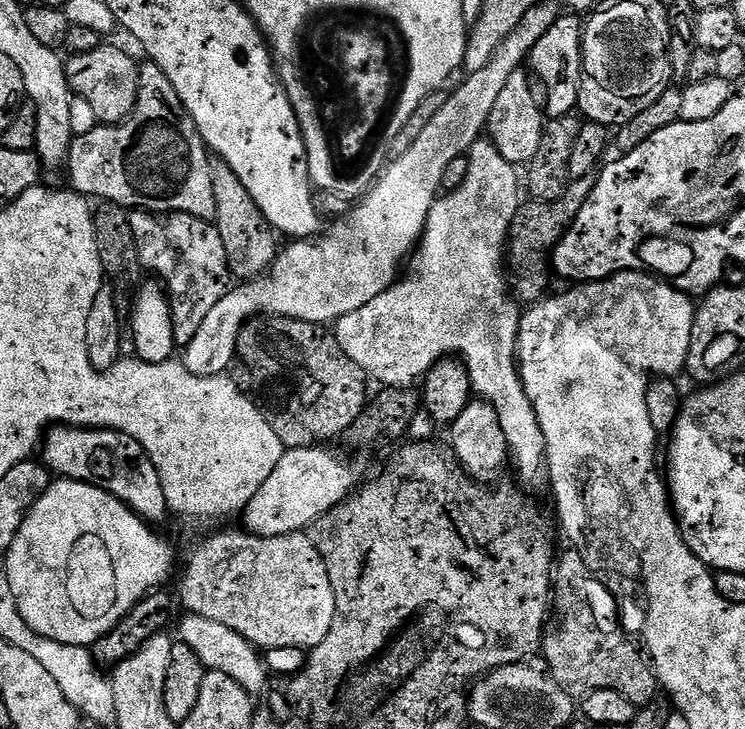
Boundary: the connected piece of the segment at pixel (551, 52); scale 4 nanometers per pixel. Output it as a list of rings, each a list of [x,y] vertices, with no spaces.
[[[567,14],[557,16],[555,22],[550,26],[550,30],[546,30],[546,34],[542,34],[542,38],[538,38],[538,42],[532,47],[530,53],[531,75],[537,81],[540,79],[544,83],[544,92],[548,95],[546,112],[552,118],[575,113],[580,103],[584,30],[579,15],[568,15],[572,16],[567,16]]]

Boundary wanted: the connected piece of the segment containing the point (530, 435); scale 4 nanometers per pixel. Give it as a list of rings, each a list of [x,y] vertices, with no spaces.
[[[491,139],[476,140],[466,155],[468,169],[462,186],[436,199],[426,218],[424,235],[420,237],[414,252],[416,276],[405,275],[392,287],[378,294],[374,302],[366,302],[362,310],[354,310],[354,314],[346,314],[341,320],[335,321],[334,335],[338,346],[346,350],[348,357],[365,374],[375,383],[377,380],[384,384],[380,386],[388,388],[415,385],[415,380],[416,383],[423,381],[425,374],[439,360],[459,357],[468,370],[468,377],[472,379],[473,393],[481,401],[491,403],[497,411],[508,443],[510,464],[516,467],[517,478],[529,488],[529,493],[540,492],[543,488],[545,491],[550,484],[546,467],[548,447],[530,398],[524,393],[524,383],[520,380],[518,349],[522,308],[510,291],[510,280],[506,275],[506,249],[514,214],[522,203],[522,180],[516,177],[517,165],[506,162]]]

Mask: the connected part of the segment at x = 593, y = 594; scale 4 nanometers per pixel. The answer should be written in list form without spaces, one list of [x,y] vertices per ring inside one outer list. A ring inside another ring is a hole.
[[[568,550],[568,553],[566,553],[564,556],[564,561],[562,561],[561,564],[559,561],[559,563],[557,563],[555,565],[555,568],[554,568],[554,608],[555,608],[555,611],[556,611],[556,608],[558,611],[560,611],[560,632],[549,631],[547,633],[547,635],[545,635],[545,637],[542,641],[543,659],[547,660],[548,668],[554,674],[554,678],[558,682],[558,686],[562,686],[562,690],[566,690],[566,694],[570,694],[574,698],[583,698],[585,696],[588,696],[594,690],[618,690],[618,694],[622,694],[626,698],[630,698],[630,702],[634,702],[635,704],[637,704],[637,706],[643,706],[646,704],[650,704],[650,703],[652,703],[653,700],[657,699],[657,696],[658,696],[658,681],[656,679],[656,674],[655,674],[655,672],[652,671],[651,667],[646,666],[646,660],[645,660],[645,657],[642,655],[641,649],[639,647],[637,647],[637,645],[636,645],[636,648],[637,648],[636,649],[635,646],[632,645],[631,642],[627,640],[627,638],[629,639],[629,637],[626,635],[625,629],[622,627],[622,616],[621,616],[621,613],[618,611],[618,604],[617,604],[617,608],[616,608],[616,600],[614,597],[612,597],[611,590],[608,589],[607,586],[604,585],[603,583],[607,584],[607,583],[605,583],[605,581],[603,579],[601,579],[601,577],[599,575],[594,574],[592,569],[590,569],[586,566],[586,562],[582,558],[582,554],[578,554],[574,550]]]

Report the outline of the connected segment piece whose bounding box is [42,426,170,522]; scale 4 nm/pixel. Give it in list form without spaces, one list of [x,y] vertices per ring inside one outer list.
[[[56,426],[42,441],[43,463],[49,472],[65,480],[95,484],[118,498],[149,522],[170,516],[162,478],[146,450],[133,436],[115,432],[113,428],[70,428]]]

